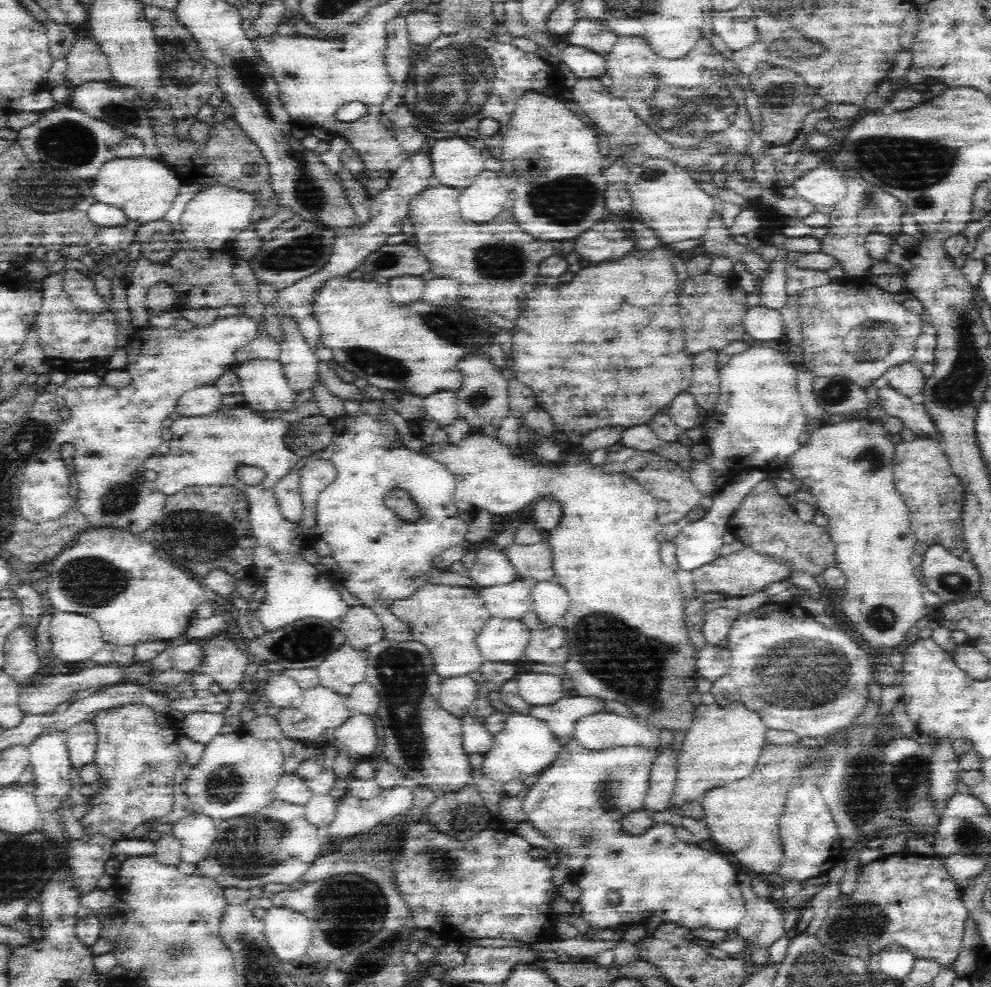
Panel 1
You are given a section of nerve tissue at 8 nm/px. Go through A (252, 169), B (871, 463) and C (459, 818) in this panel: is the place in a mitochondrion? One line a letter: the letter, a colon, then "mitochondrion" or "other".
A: mitochondrion
B: mitochondrion
C: mitochondrion

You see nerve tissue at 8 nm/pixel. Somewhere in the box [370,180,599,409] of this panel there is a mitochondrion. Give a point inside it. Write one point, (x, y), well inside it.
(501, 261)

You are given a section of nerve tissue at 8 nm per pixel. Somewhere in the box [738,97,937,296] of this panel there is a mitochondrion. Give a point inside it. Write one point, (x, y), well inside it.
(869, 203)

